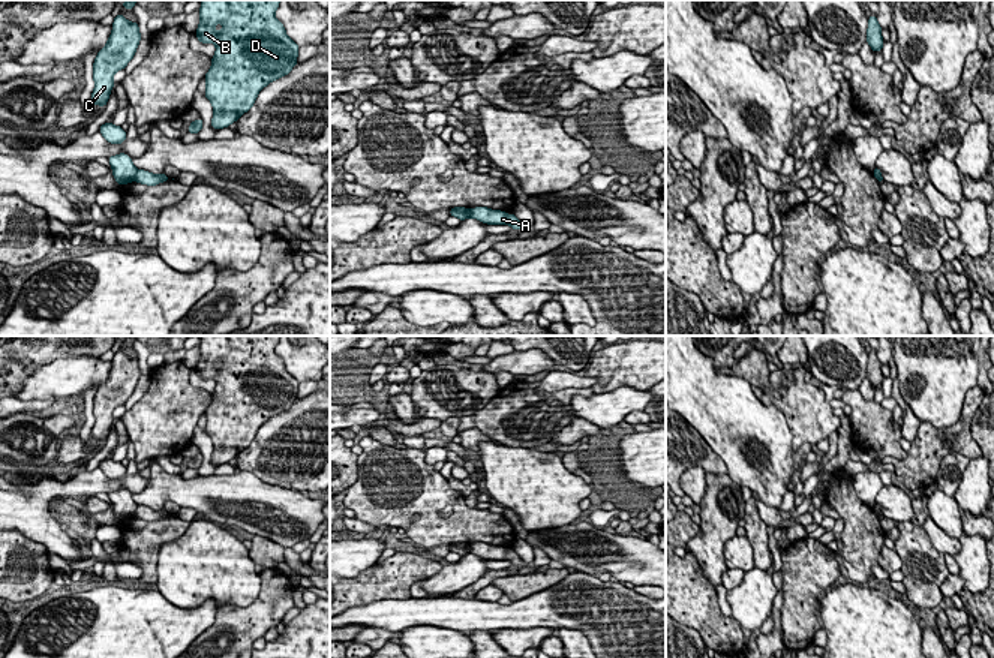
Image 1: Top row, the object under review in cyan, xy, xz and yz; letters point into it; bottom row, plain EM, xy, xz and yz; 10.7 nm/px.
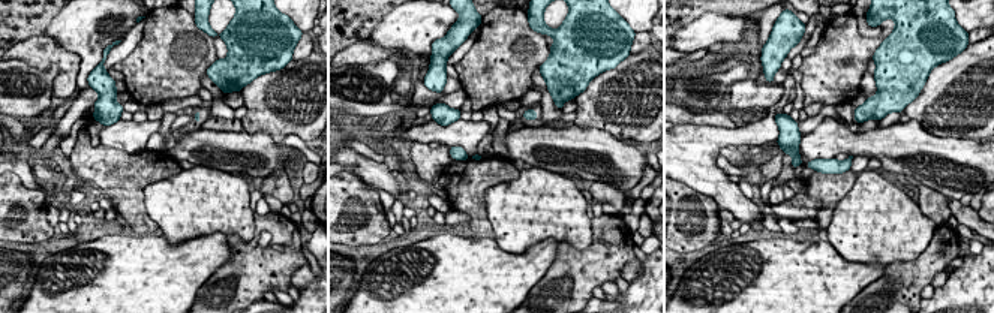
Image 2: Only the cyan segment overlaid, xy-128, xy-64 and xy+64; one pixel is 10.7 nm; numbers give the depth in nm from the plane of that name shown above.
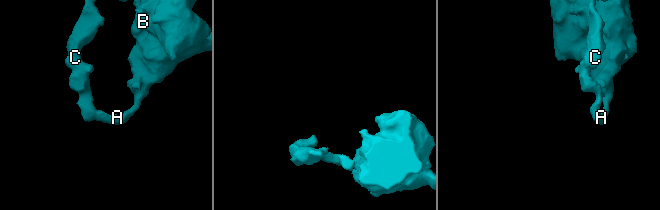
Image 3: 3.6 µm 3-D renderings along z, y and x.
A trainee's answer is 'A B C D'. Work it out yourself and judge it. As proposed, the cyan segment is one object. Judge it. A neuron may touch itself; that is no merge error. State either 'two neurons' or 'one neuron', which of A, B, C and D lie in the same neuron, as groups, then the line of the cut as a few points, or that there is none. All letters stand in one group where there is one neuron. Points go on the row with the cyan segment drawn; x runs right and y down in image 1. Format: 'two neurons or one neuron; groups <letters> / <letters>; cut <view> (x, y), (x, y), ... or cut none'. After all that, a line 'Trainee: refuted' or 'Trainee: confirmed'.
two neurons; groups A B D / C; cut xy (137, 170), (134, 179)
Trainee: refuted

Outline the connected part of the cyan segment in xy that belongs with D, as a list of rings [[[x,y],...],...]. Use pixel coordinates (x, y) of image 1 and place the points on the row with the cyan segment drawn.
[[[201,0],[199,25],[195,36],[201,43],[214,43],[211,67],[205,73],[205,97],[214,114],[211,127],[222,129],[237,121],[271,81],[291,72],[297,64],[298,45],[286,36],[274,16],[280,0]]]

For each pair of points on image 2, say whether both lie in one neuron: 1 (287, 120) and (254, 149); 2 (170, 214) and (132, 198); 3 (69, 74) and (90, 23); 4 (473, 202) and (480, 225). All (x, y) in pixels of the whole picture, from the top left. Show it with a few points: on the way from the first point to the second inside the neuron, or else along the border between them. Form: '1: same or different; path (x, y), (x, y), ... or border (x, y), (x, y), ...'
1: different; border (245, 129), (251, 134), (267, 132), (279, 144)
2: different; border (168, 177), (144, 189), (146, 213), (159, 226)
3: different; border (47, 35), (80, 57), (78, 86)
4: same; path (474, 208), (479, 219)

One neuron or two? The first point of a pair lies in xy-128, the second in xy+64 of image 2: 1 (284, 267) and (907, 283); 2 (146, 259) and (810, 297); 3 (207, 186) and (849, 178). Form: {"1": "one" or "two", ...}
{"1": "one", "2": "one", "3": "two"}

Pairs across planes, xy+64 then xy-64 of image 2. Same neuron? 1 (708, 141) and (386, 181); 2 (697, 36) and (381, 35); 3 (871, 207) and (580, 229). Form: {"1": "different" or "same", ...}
{"1": "same", "2": "same", "3": "same"}

